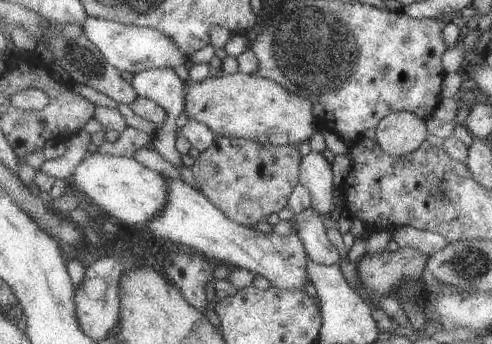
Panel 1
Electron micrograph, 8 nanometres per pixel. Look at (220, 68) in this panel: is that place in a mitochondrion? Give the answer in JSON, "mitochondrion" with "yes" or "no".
{"mitochondrion":"no"}

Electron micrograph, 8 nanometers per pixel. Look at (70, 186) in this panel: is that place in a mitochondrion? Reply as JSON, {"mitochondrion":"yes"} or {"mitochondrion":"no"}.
{"mitochondrion":"no"}

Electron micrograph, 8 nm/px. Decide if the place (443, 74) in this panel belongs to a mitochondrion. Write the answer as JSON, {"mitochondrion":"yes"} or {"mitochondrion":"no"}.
{"mitochondrion":"no"}

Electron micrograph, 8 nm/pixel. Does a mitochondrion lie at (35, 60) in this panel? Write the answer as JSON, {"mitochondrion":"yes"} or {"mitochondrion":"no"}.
{"mitochondrion":"no"}

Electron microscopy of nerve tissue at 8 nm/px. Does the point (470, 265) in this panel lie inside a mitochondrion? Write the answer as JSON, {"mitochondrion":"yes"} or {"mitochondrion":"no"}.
{"mitochondrion":"yes"}

